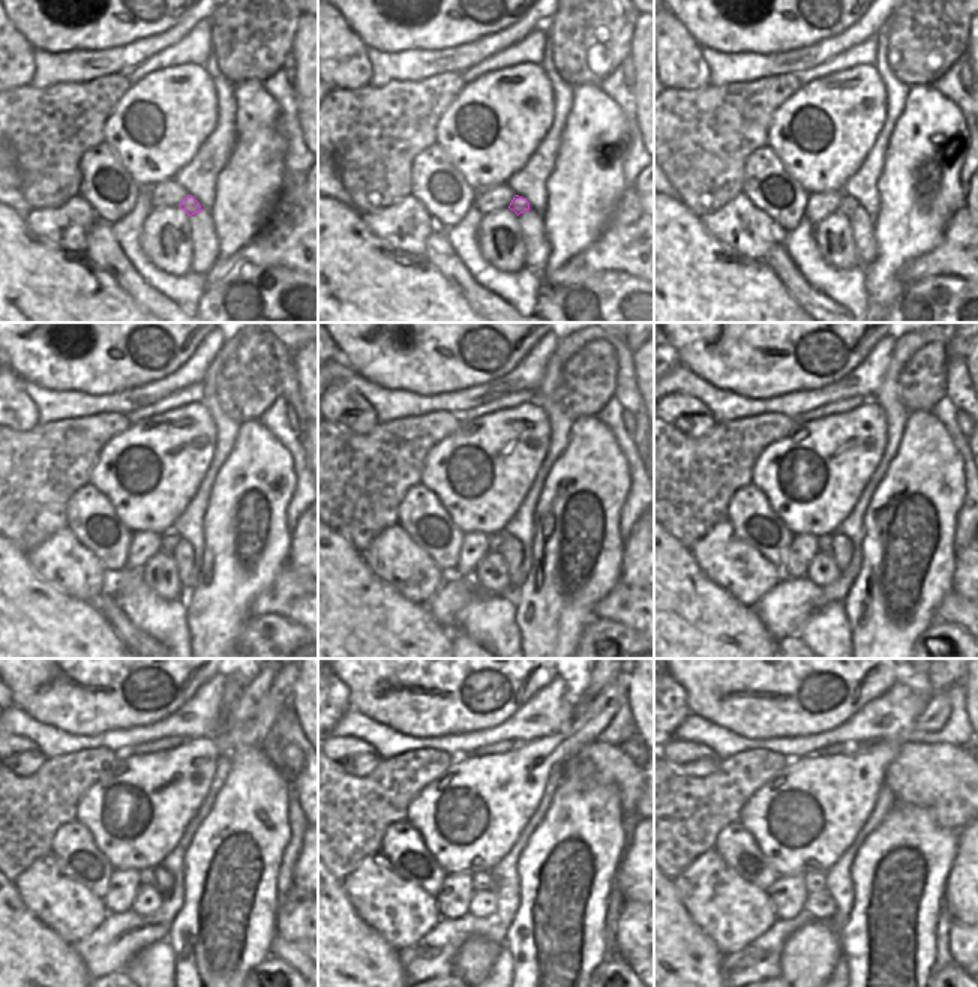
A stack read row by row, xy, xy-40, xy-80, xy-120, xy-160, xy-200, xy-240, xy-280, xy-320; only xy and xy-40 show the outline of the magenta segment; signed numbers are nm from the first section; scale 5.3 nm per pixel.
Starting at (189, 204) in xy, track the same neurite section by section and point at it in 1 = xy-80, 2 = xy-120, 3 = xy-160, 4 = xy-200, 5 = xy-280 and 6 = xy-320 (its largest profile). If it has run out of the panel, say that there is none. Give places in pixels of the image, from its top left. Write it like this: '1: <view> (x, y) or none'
1: xy-80 (848, 204)
2: xy-120 (171, 539)
3: xy-160 (494, 540)
4: xy-200 (825, 542)
5: xy-280 (480, 881)
6: xy-320 (815, 882)

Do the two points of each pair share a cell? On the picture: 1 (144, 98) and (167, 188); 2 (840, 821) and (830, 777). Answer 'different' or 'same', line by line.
1: different
2: same

